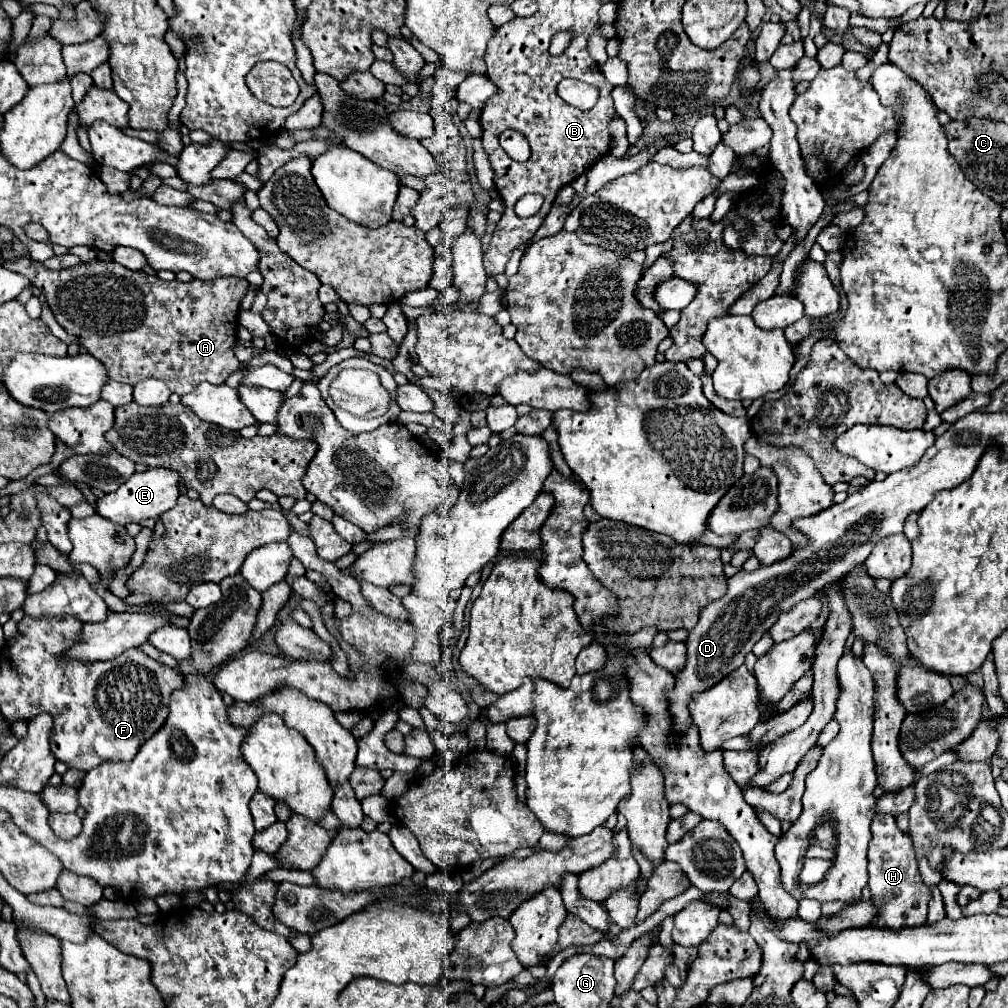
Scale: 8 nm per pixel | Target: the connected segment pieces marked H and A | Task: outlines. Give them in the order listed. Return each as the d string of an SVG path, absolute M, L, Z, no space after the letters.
M877 813L875 821L871 823L873 839L871 839L871 877L869 877L869 889L873 893L873 903L879 907L879 915L875 923L871 925L883 925L887 929L901 929L911 925L923 925L927 919L927 903L931 899L929 887L923 883L915 851L909 833L903 833L893 815Z
M19 259L19 261L15 261L15 263L3 263L3 267L15 271L15 273L25 275L27 279L31 279L31 285L35 285L37 289L43 291L43 295L45 295L45 299L47 299L47 305L51 307L51 311L53 311L57 323L59 323L69 335L77 337L77 339L79 339L79 345L85 347L89 355L97 357L97 359L107 367L109 377L111 377L113 381L127 383L127 385L135 385L135 383L139 383L141 379L153 377L153 379L165 381L167 387L171 389L171 393L187 395L191 389L197 387L197 383L203 383L203 381L213 383L213 385L225 383L225 379L227 379L237 367L241 367L241 363L239 363L237 357L233 355L233 345L237 343L237 327L239 327L239 317L237 317L237 315L239 315L239 305L241 305L241 299L245 297L245 293L247 293L247 289L249 289L247 279L239 279L239 277L219 277L219 279L215 279L215 281L211 281L211 283L203 283L201 279L193 279L193 281L189 281L189 283L181 283L181 281L177 281L177 279L175 279L175 281L163 281L163 279L159 279L159 277L149 277L149 275L145 275L143 271L131 271L131 269L127 269L127 267L123 267L123 265L115 263L115 261L95 261L95 259L93 259L93 261L87 261L87 263L79 263L79 265L69 267L69 269L59 269L59 271L49 271L49 269L41 267L41 263L37 263L37 261L33 261L33 259Z

